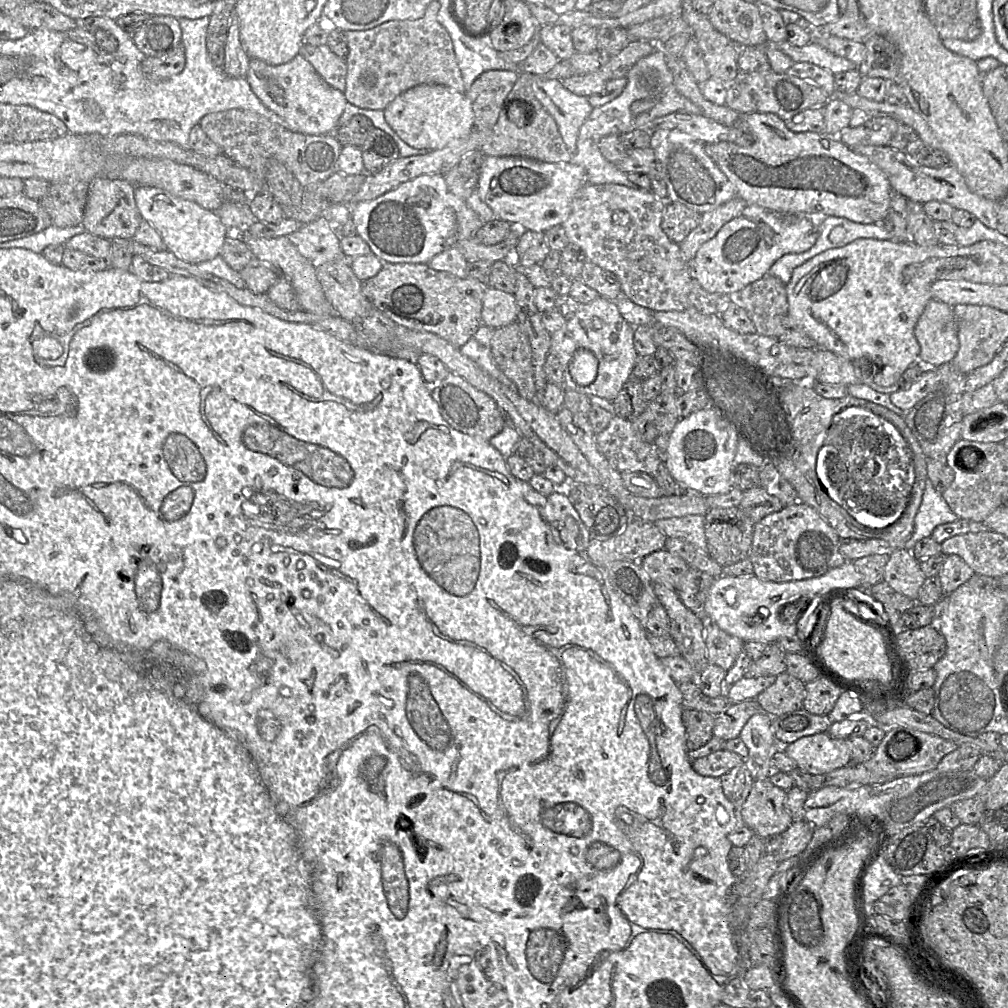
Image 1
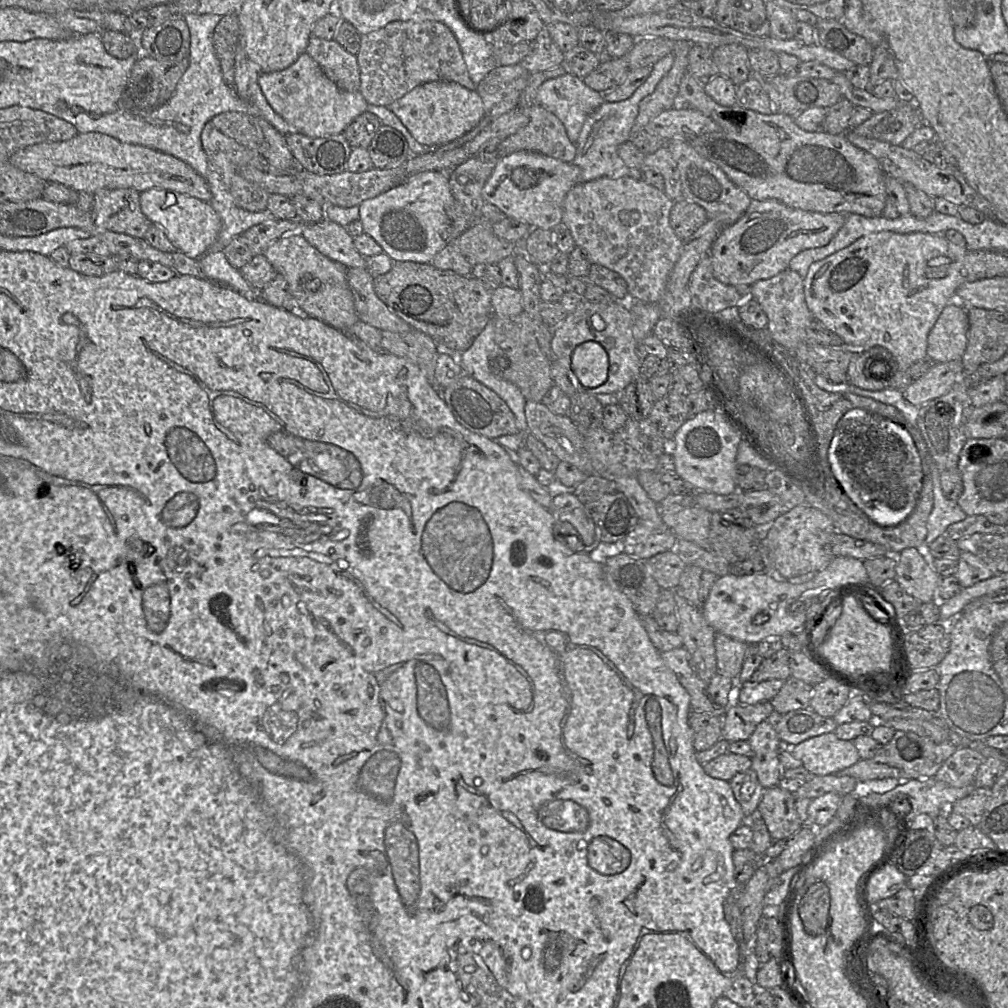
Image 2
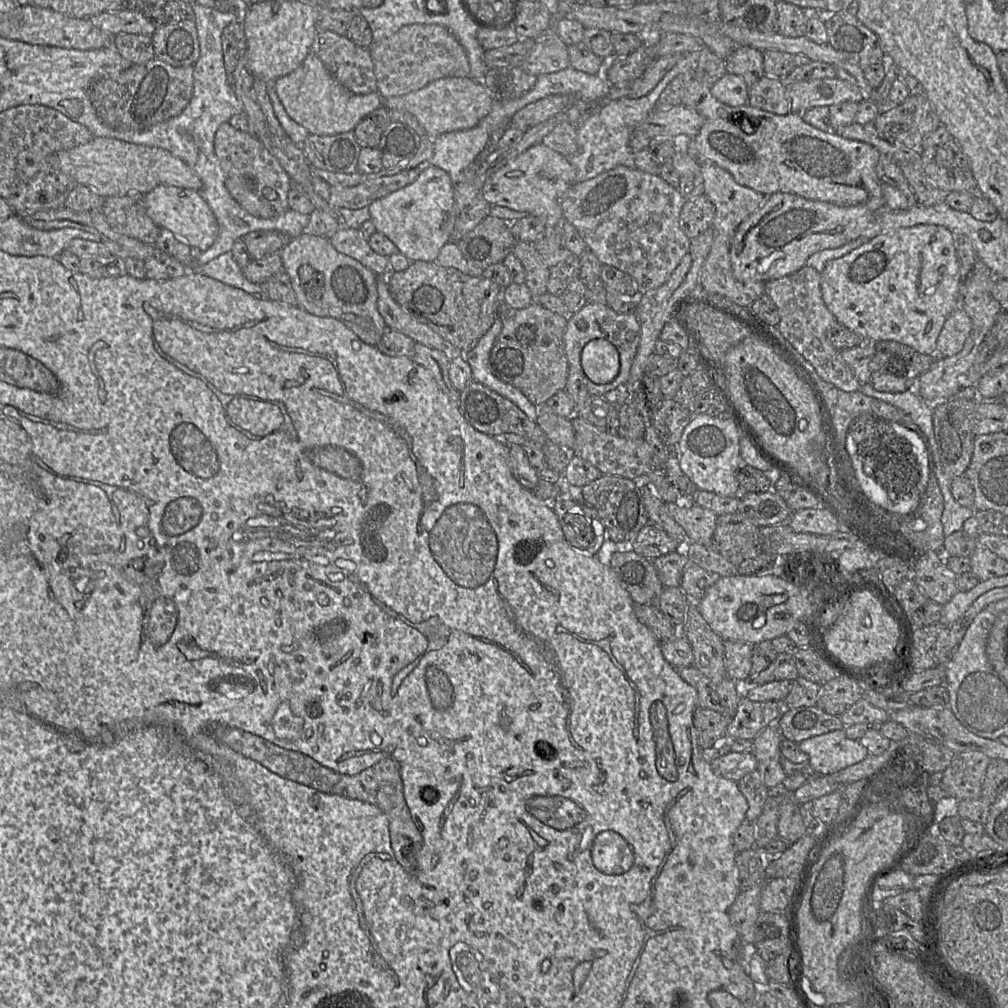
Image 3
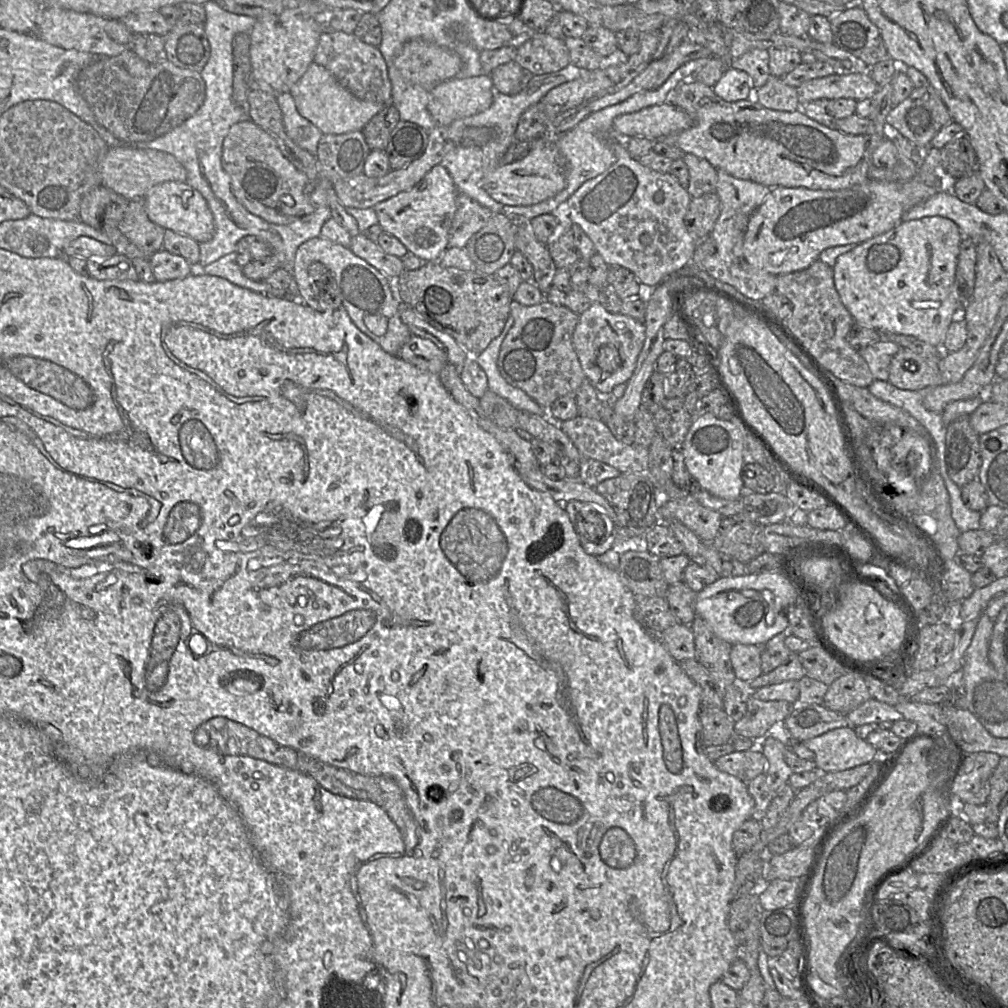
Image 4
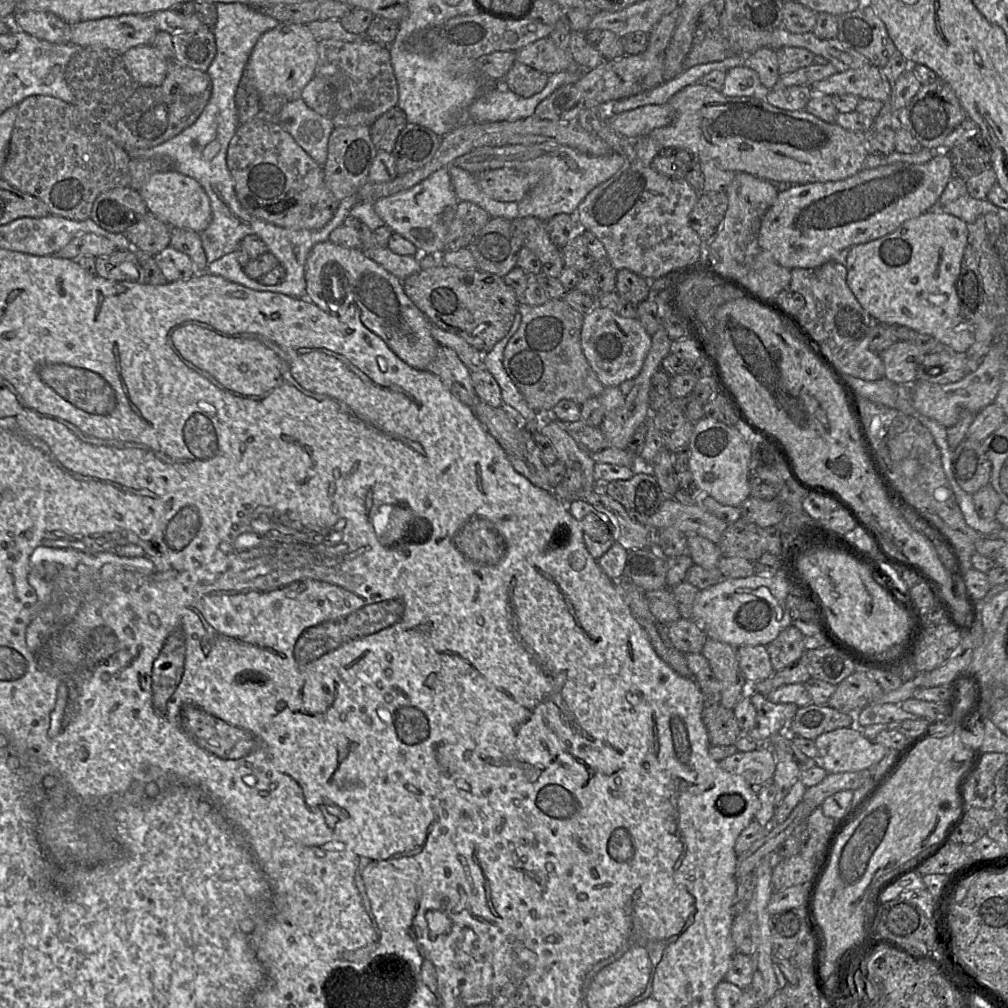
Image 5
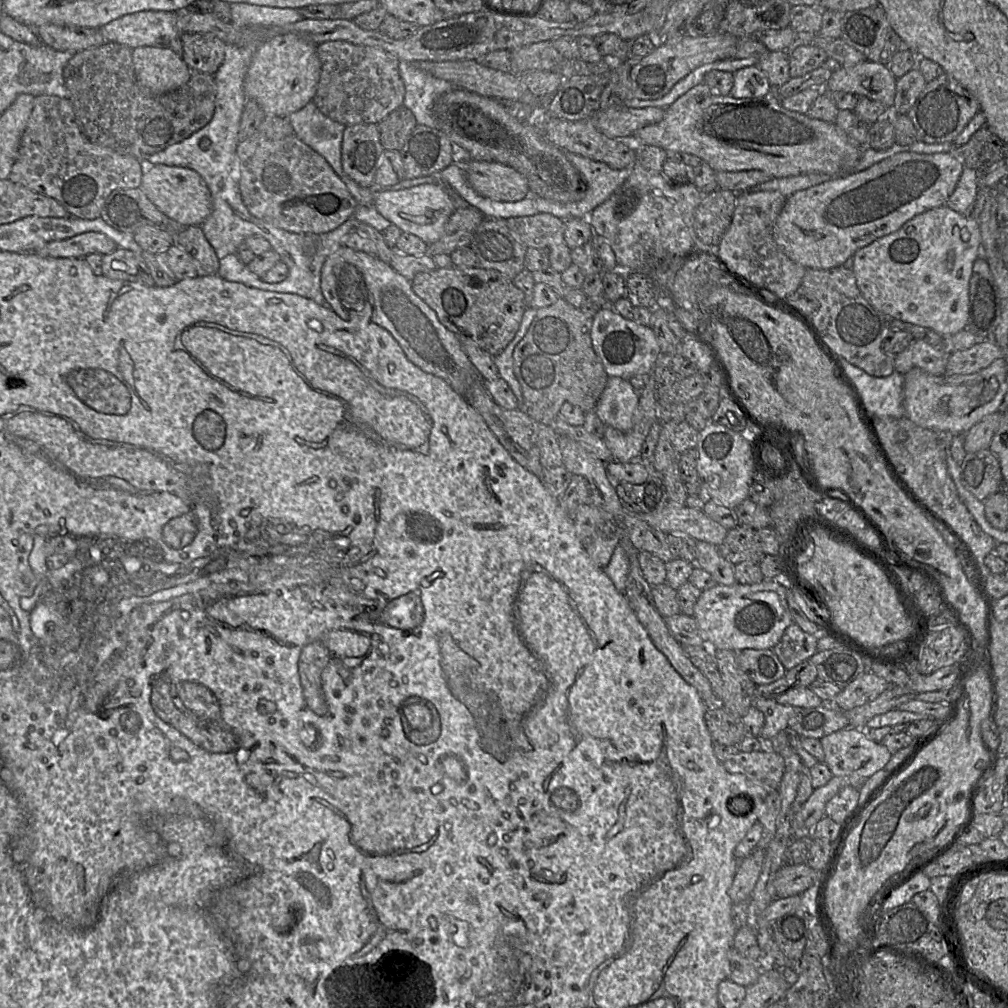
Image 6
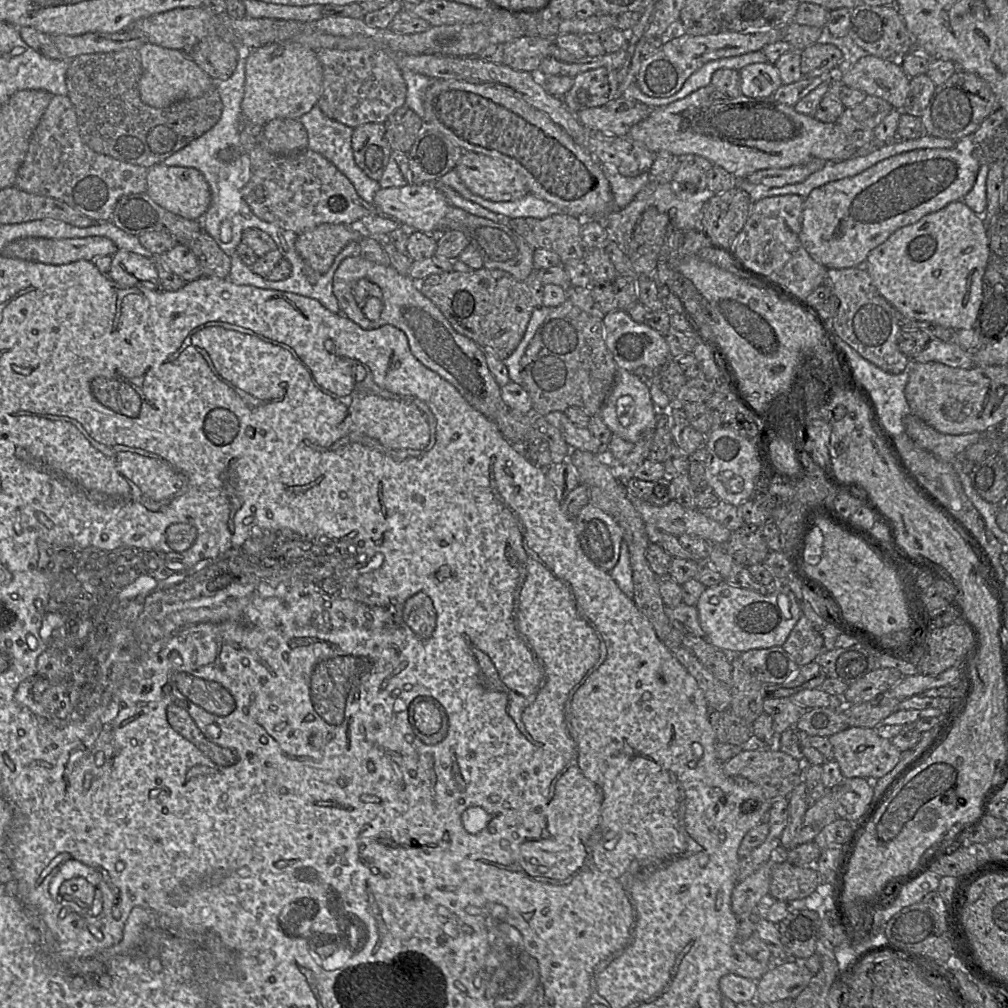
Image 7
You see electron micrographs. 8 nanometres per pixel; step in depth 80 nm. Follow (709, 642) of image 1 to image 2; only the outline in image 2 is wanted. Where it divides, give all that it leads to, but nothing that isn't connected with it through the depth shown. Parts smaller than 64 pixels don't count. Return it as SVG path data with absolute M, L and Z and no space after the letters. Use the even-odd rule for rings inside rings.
M716 633L714 644L718 673L736 677L741 671L748 644L721 633Z

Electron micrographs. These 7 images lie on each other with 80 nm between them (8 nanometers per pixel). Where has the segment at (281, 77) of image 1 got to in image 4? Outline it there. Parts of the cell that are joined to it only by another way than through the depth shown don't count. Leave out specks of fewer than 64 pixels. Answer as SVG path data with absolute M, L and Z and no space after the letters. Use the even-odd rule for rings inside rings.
M314 61L309 65L303 76L292 86L289 94L293 97L299 114L319 128L323 134L338 135L361 131L370 119L385 107L379 102L358 99L344 88L325 67Z

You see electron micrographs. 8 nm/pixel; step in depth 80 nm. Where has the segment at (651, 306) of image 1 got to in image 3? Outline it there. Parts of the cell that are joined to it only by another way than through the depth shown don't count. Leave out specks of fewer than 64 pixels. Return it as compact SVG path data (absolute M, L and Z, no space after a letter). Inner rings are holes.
M620 165L595 178L573 184L560 198L559 204L563 220L577 229L588 250L602 264L629 274L636 283L638 296L641 296L663 285L689 249L691 239L685 235L679 224L685 201L678 189L664 181L660 175Z

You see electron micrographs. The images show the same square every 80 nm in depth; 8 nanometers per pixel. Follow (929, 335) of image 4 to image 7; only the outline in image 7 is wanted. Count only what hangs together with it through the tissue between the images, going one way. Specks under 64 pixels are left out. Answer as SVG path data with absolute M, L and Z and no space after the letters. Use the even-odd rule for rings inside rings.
M962 200L928 214L914 224L898 229L873 249L865 263L874 286L902 316L933 322L955 330L972 329L983 302L983 277L991 250L988 225Z

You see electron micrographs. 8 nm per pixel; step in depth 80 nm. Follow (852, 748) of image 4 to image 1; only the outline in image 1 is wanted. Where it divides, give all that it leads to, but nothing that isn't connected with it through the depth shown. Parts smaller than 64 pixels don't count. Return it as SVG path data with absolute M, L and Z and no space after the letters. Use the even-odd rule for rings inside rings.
M827 732L804 736L788 744L785 753L797 763L797 767L812 775L832 772L851 763L851 751L845 739L836 739Z

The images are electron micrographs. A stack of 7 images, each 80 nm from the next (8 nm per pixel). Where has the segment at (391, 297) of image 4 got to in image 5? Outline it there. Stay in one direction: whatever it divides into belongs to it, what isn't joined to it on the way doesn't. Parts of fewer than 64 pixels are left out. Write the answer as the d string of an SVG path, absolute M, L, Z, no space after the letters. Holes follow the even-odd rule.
M329 240L317 243L306 260L305 280L306 298L312 303L328 313L338 313L344 308L345 298L347 298L348 303L355 303L358 307L364 326L378 335L401 360L415 369L427 371L441 346L431 335L431 327L435 325L405 294L402 280L369 258L362 249L342 247Z

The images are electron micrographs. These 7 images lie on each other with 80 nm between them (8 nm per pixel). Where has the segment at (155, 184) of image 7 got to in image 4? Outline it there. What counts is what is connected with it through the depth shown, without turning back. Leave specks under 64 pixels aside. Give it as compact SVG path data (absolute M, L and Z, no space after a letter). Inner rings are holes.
M167 181L151 188L142 199L148 218L160 227L186 235L198 243L207 242L214 234L211 210L199 191L186 182Z

